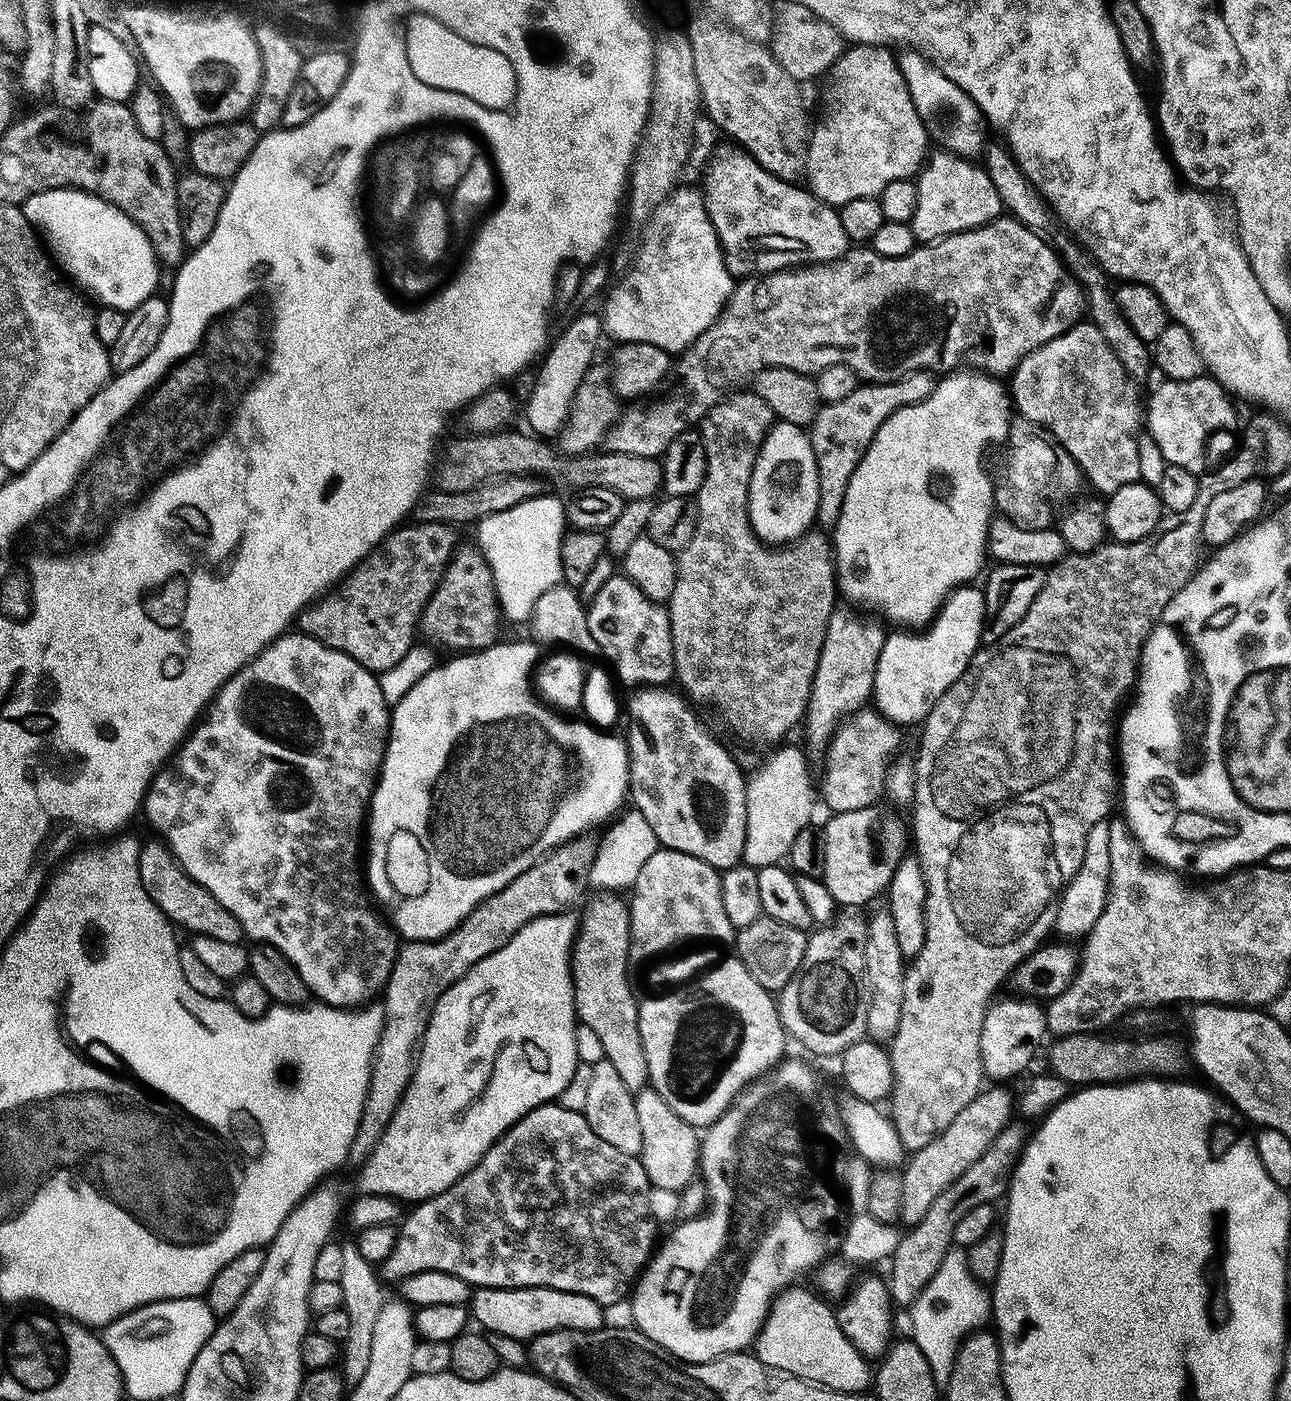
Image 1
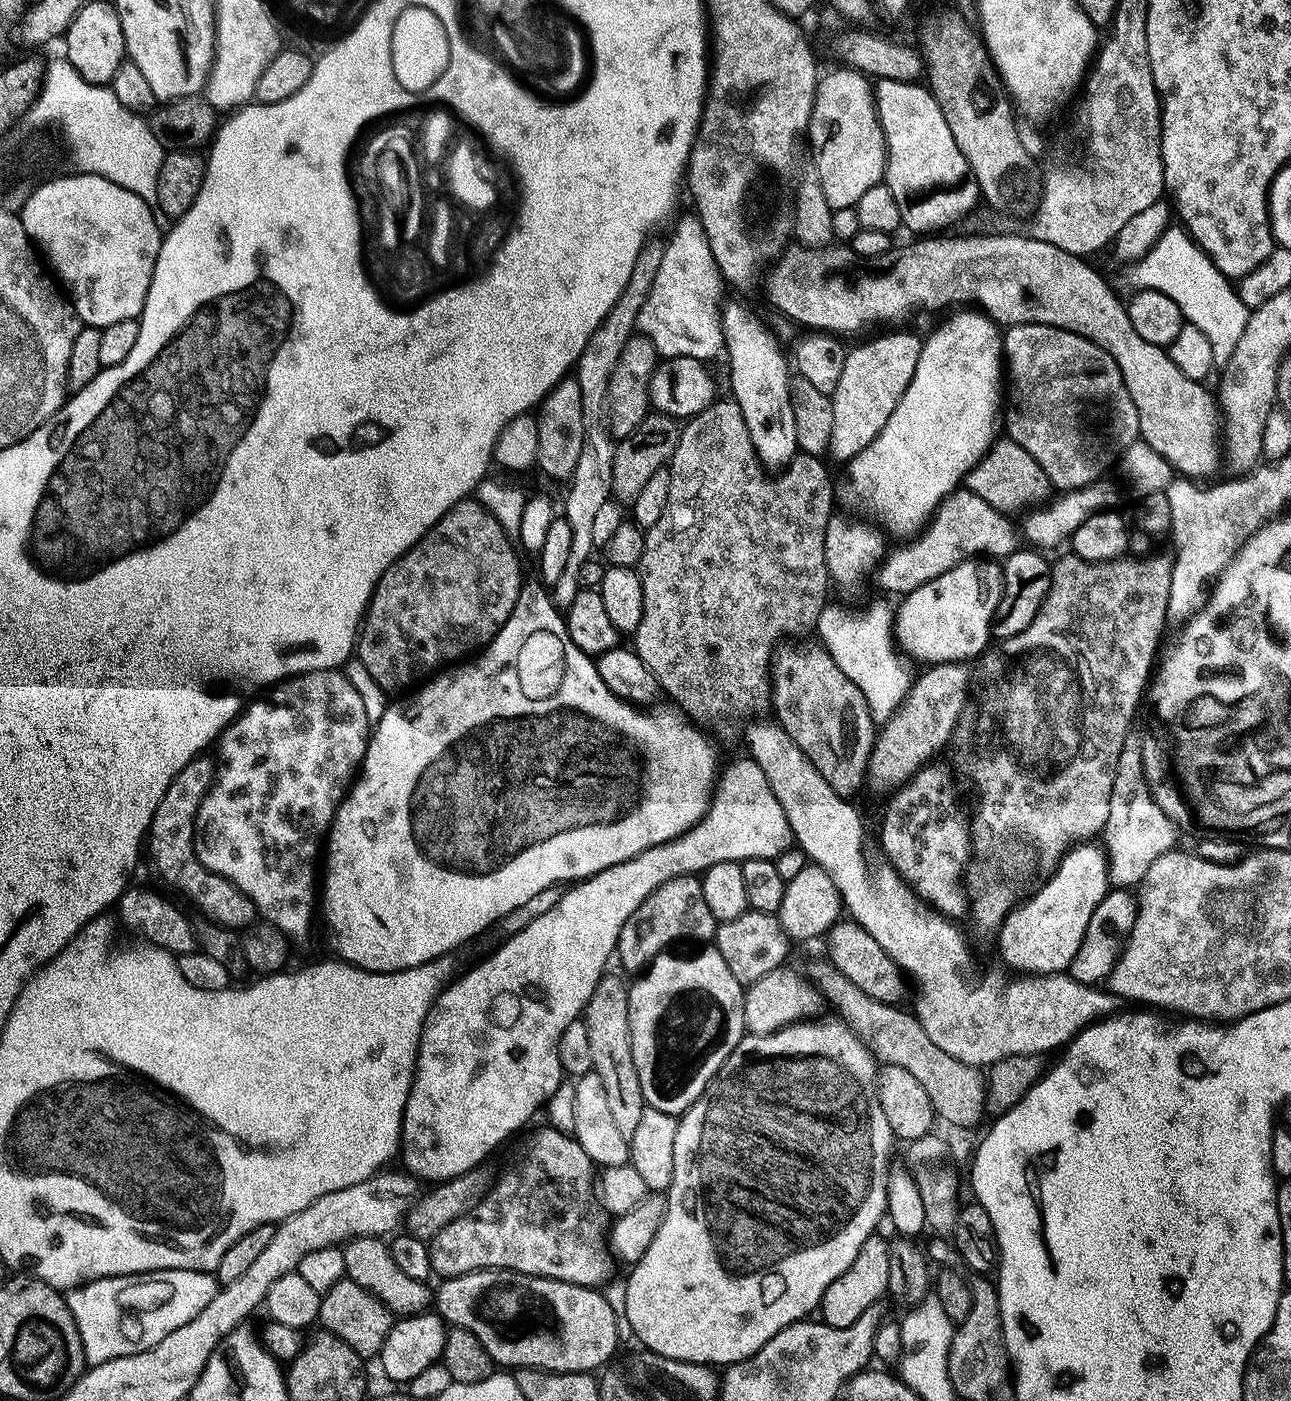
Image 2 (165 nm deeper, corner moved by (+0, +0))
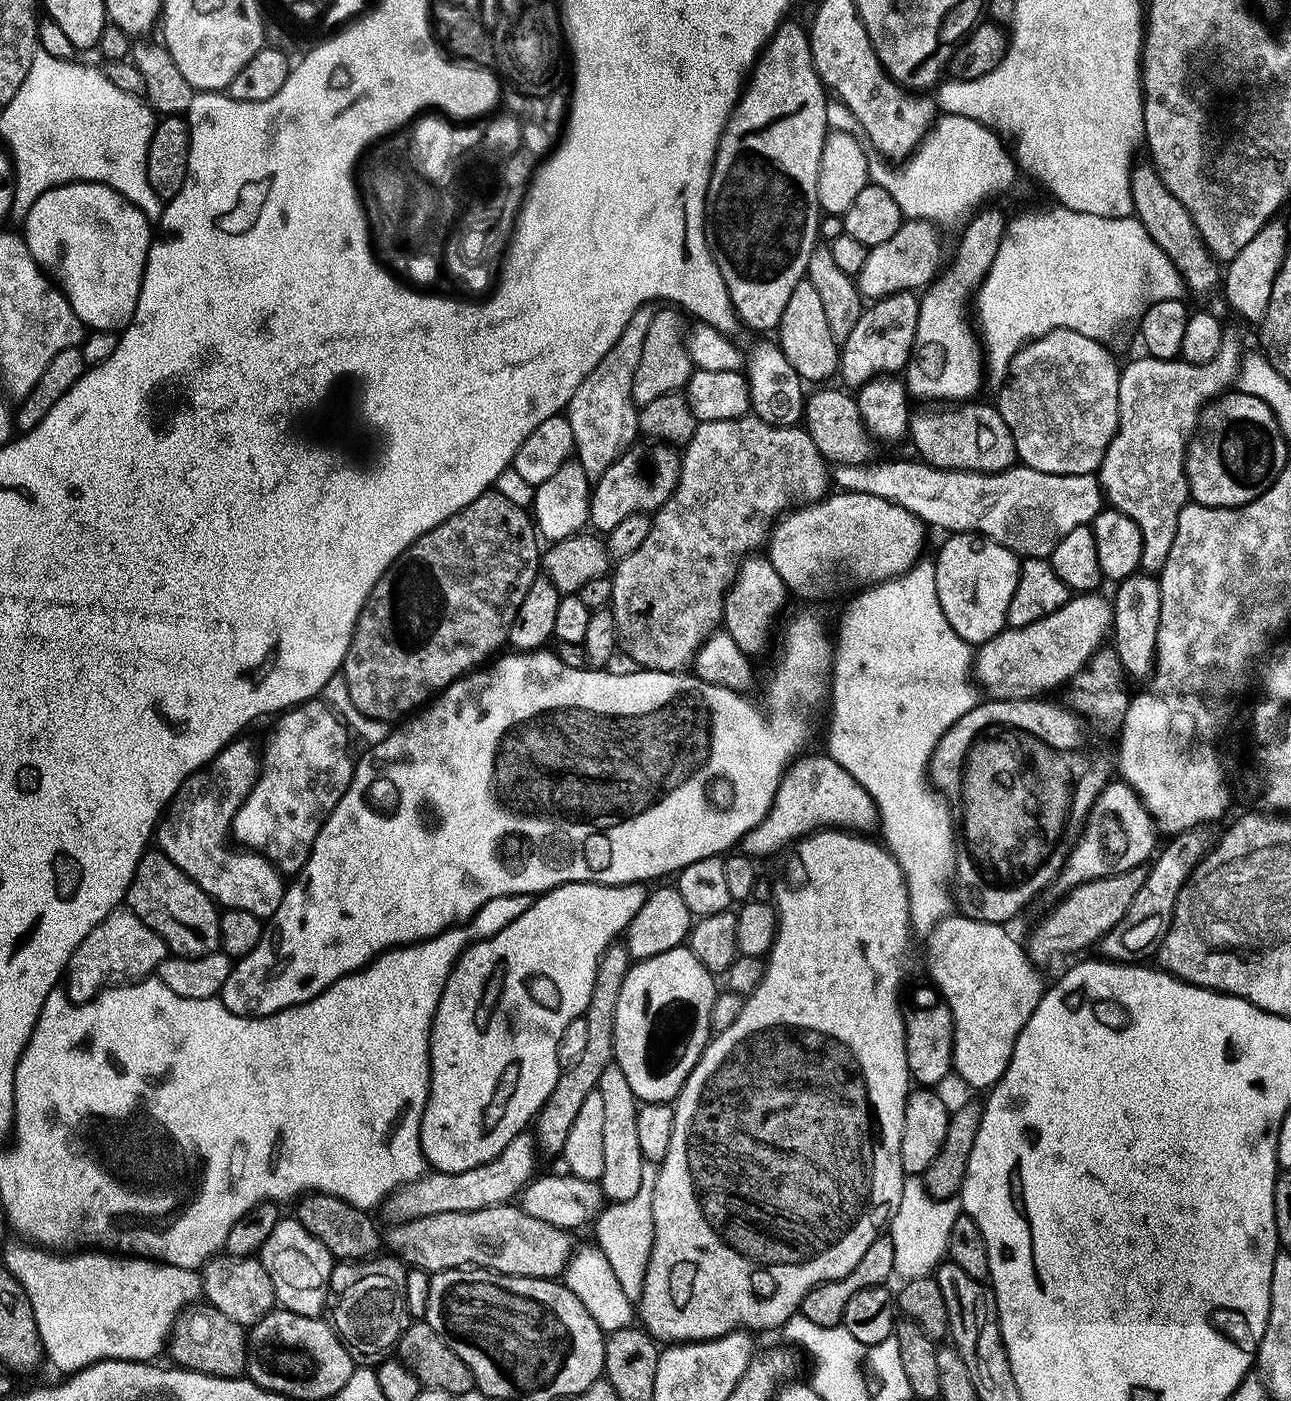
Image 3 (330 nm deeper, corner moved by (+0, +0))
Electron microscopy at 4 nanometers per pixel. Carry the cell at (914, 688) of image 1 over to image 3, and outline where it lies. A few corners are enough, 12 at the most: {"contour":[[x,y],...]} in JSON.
{"contour":[[958,532],[934,556],[942,614],[967,644],[1003,632],[1021,561]]}

